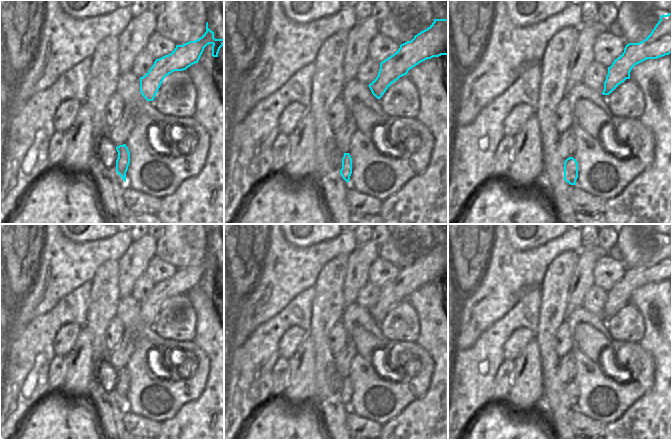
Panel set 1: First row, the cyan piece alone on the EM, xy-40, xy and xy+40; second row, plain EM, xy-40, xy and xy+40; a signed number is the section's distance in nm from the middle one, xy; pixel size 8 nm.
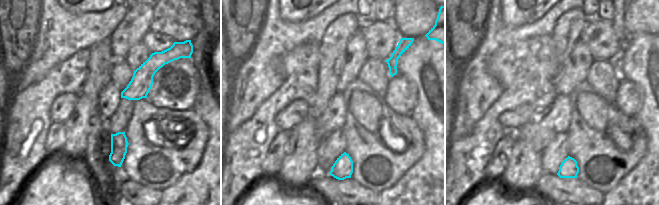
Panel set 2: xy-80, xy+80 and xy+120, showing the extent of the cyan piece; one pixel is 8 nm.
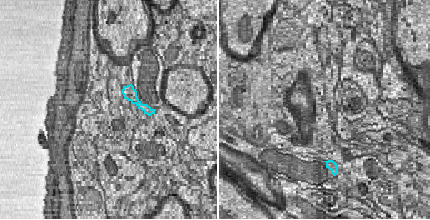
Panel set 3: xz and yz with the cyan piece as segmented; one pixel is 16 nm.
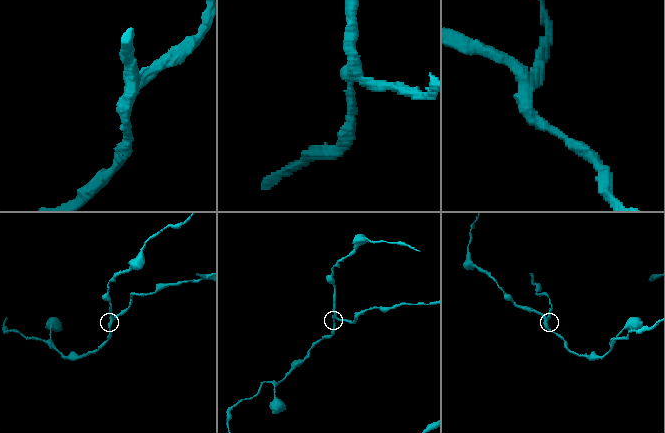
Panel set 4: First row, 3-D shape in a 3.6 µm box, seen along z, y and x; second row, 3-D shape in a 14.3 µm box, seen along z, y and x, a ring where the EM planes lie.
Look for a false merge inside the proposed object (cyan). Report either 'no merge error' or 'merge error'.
merge error

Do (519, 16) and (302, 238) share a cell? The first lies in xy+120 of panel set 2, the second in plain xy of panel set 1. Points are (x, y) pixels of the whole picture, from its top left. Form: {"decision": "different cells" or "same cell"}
{"decision": "same cell"}

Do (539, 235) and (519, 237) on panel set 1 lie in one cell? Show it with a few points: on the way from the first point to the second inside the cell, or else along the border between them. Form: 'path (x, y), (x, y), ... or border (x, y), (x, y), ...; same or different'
path (534, 236), (524, 236); same

